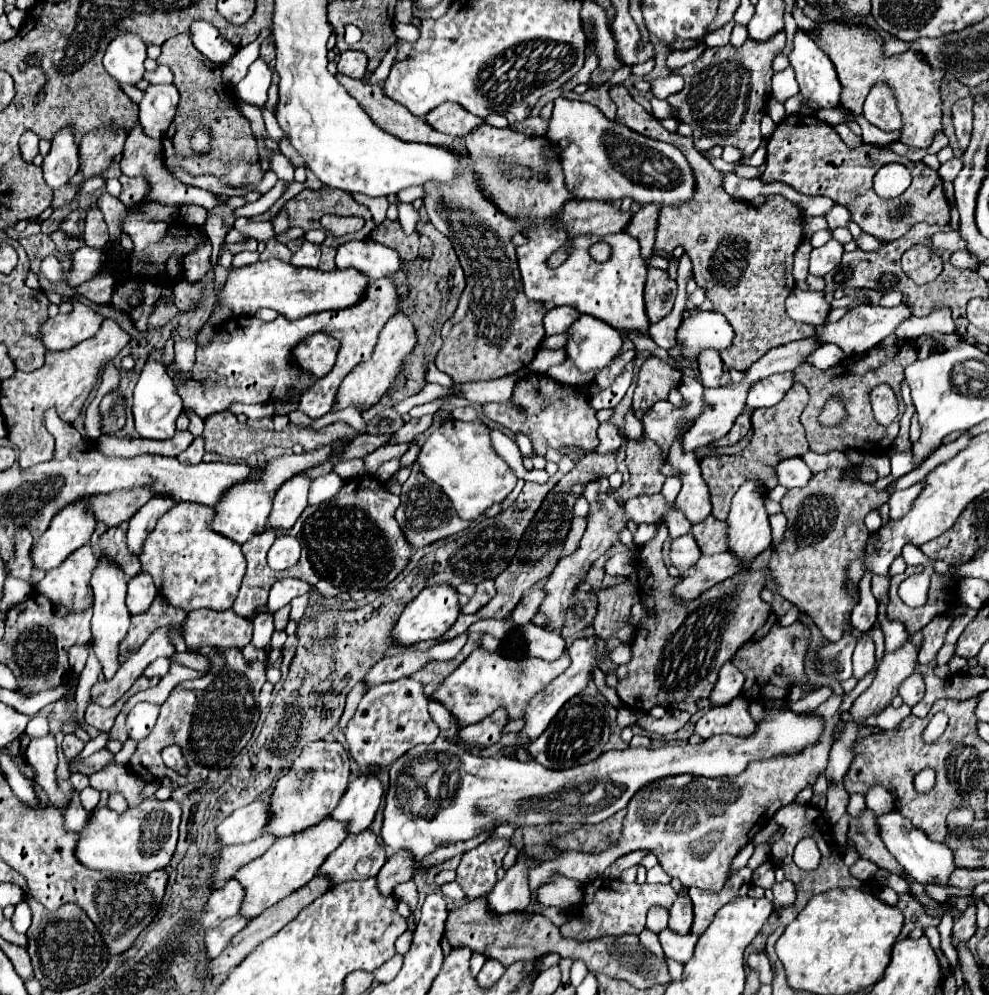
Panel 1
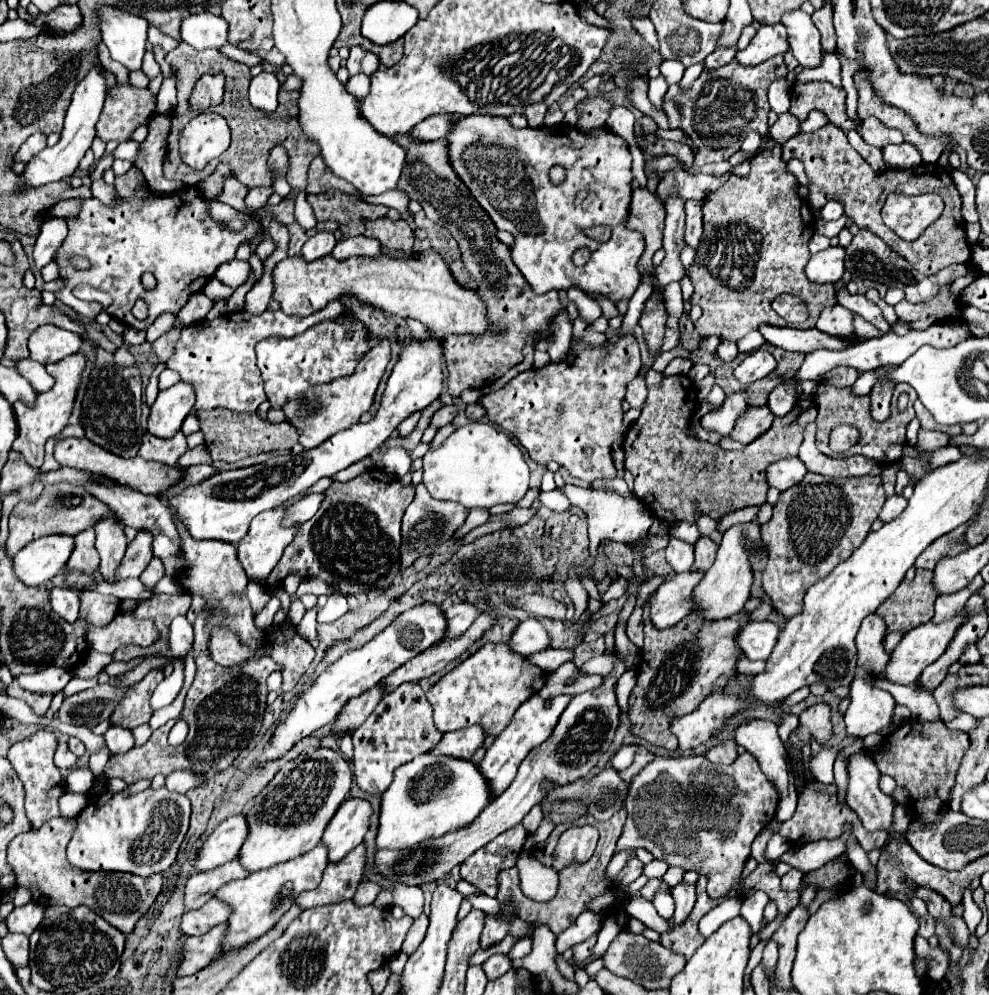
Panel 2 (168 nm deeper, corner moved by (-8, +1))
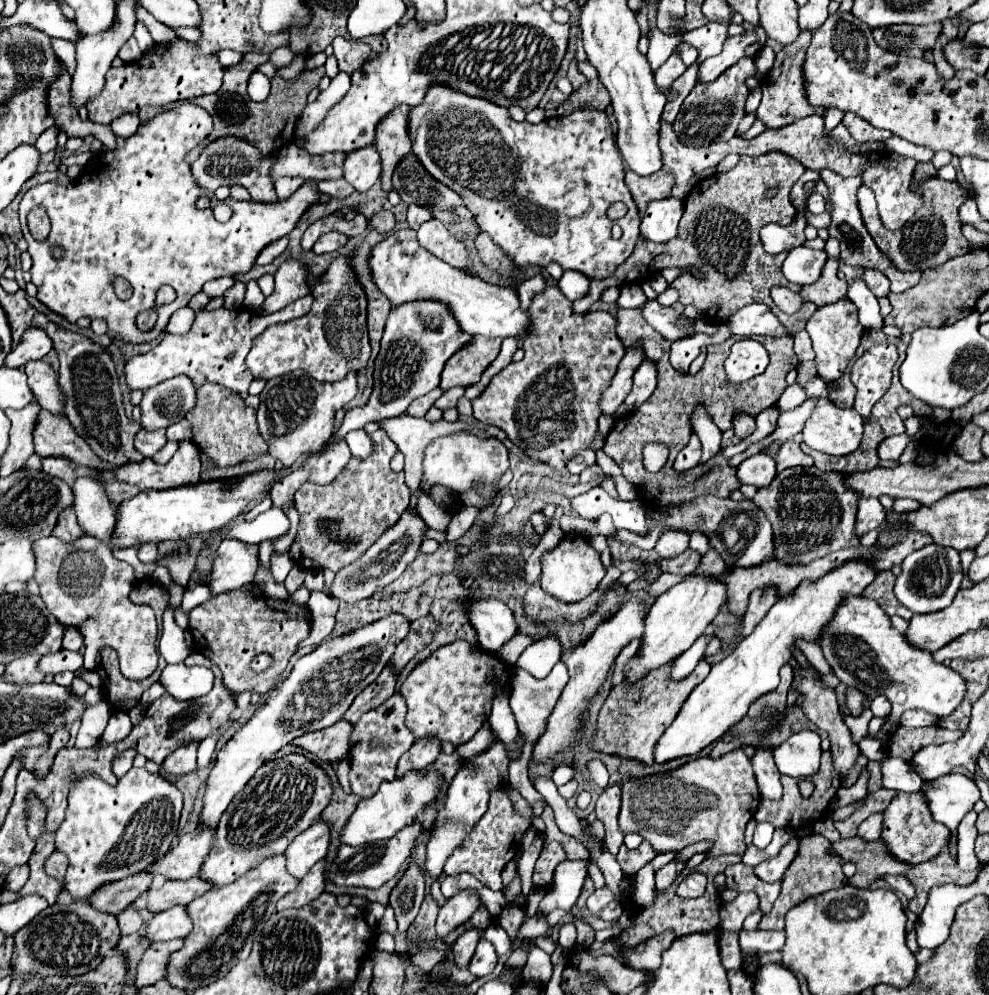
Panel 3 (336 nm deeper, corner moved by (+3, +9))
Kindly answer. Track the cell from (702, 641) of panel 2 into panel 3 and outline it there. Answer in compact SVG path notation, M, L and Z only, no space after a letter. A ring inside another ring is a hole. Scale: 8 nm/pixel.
M702 660L688 678L684 678L680 682L672 682L672 680L668 680L670 668L672 668L672 662L650 672L646 678L642 678L634 686L624 686L624 688L614 686L610 690L608 702L604 702L602 712L598 714L596 734L590 740L590 750L614 754L614 756L628 758L628 760L638 760L642 764L654 762L654 746L656 746L658 738L664 734L664 730L676 718L678 710L682 708L682 704L690 696L690 692L710 672L710 664L706 660ZM616 712L622 712L622 714L616 714Z

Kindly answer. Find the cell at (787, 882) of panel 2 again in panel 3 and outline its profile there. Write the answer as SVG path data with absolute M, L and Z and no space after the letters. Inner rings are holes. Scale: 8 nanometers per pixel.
M790 838L782 846L782 850L778 852L778 856L774 856L770 860L764 860L758 866L754 866L756 876L760 880L764 880L764 882L778 882L778 880L782 880L786 868L792 864L796 852L798 852L798 838Z

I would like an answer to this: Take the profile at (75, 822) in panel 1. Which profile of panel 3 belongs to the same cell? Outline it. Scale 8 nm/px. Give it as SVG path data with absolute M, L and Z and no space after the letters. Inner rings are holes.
M84 702L84 714L82 714L82 726L76 736L76 748L88 748L100 742L100 736L108 724L112 710L108 702L98 702L98 704L88 704Z

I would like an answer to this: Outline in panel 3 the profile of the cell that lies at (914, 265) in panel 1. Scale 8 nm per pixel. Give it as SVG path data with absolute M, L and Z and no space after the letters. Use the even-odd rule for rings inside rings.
M930 178L922 182L922 194L924 194L924 206L916 212L914 220L906 224L902 230L886 230L886 226L880 222L878 210L876 210L876 200L872 190L866 186L858 188L858 206L862 212L862 220L874 238L876 246L894 262L892 266L900 272L914 272L914 270L928 270L928 268L938 268L946 260L962 256L972 250L970 242L964 238L960 230L960 218L958 218L958 208L966 200L968 190L960 186L958 182L946 182L942 178Z

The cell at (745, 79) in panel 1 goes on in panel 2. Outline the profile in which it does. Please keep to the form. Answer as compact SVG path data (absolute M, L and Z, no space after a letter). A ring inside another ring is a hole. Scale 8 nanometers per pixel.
M775 56L775 60L765 60L753 68L745 68L745 64L737 64L733 58L721 68L703 68L701 76L689 90L681 92L677 84L669 86L665 100L677 106L681 116L681 130L685 130L699 146L695 166L727 160L741 148L741 142L749 132L759 132L761 136L769 134L767 88L773 80L783 76L787 76L783 56Z

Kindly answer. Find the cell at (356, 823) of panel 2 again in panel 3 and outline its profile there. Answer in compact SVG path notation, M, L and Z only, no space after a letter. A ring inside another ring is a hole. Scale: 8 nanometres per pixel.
M318 820L306 832L302 832L302 836L298 836L290 848L286 848L286 870L300 880L318 860L326 856L328 842L330 830L322 820Z

